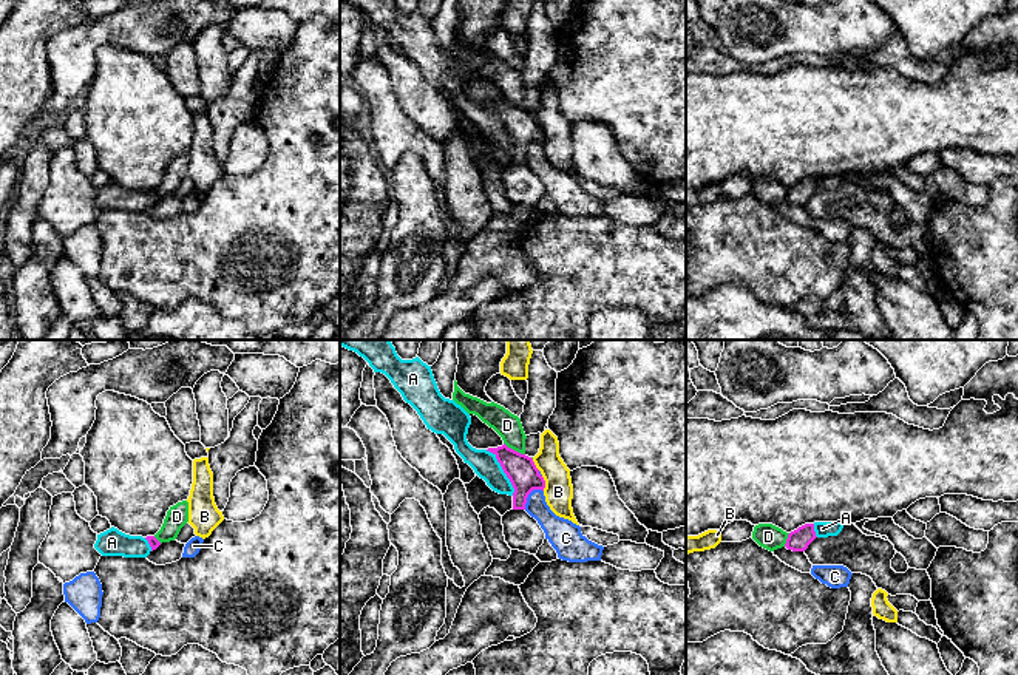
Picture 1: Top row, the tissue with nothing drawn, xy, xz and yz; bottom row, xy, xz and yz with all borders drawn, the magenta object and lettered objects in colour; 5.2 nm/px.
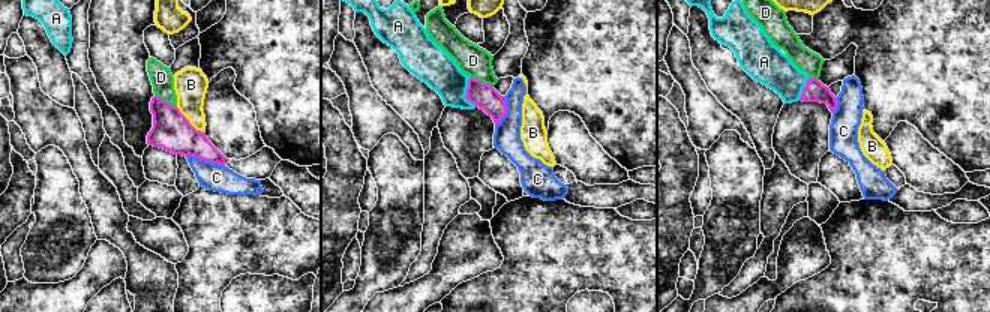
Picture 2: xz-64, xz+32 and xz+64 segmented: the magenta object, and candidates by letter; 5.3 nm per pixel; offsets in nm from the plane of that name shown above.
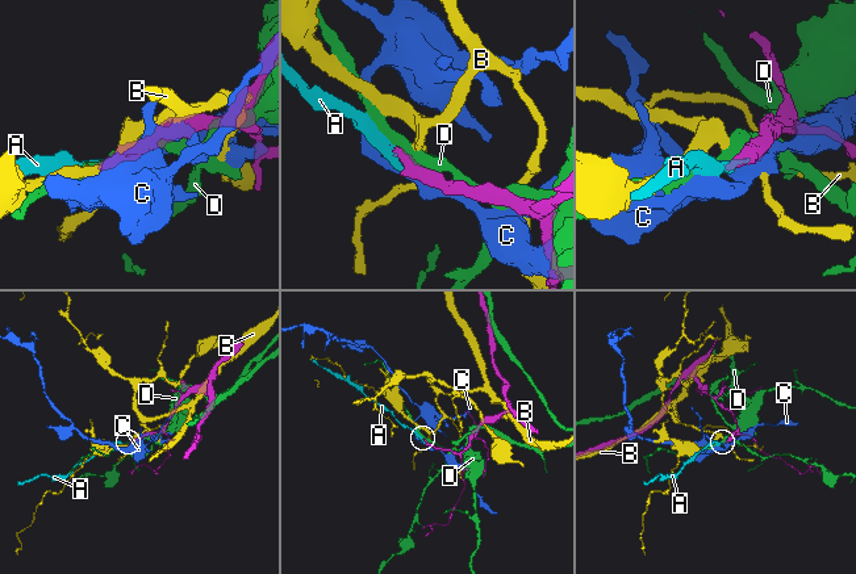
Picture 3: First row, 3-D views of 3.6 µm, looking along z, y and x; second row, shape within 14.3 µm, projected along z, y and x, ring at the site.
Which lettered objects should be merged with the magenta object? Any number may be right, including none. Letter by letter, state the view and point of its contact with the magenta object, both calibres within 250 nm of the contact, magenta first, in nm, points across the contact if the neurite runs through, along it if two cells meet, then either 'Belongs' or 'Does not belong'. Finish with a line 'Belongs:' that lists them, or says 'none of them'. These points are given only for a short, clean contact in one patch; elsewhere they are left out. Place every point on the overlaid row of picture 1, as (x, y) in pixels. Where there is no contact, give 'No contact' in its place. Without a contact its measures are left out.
A: Touches magenta at xz (504, 471). Thickness 160 nm (magenta) against 140 nm. Path across: xz (519, 468), (516, 471), (504, 471), (485, 465). Belongs
B: Touches magenta at xz (544, 484). Thickness 160 nm (magenta) against 150 nm. Does not belong
C: Touches magenta at xz (527, 496). Thickness 160 nm (magenta) against 150 nm. Does not belong
D: Touches magenta at xz (513, 450). Thickness 160 nm (magenta) against 140 nm. Does not belong
Belongs: A

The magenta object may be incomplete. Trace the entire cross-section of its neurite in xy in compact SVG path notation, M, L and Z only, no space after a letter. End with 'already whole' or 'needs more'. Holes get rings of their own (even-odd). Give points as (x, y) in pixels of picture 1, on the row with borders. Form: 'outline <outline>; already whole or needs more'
outline M111 527L97 534L94 548L102 556L147 558L159 545L154 536L130 536Z; needs more

